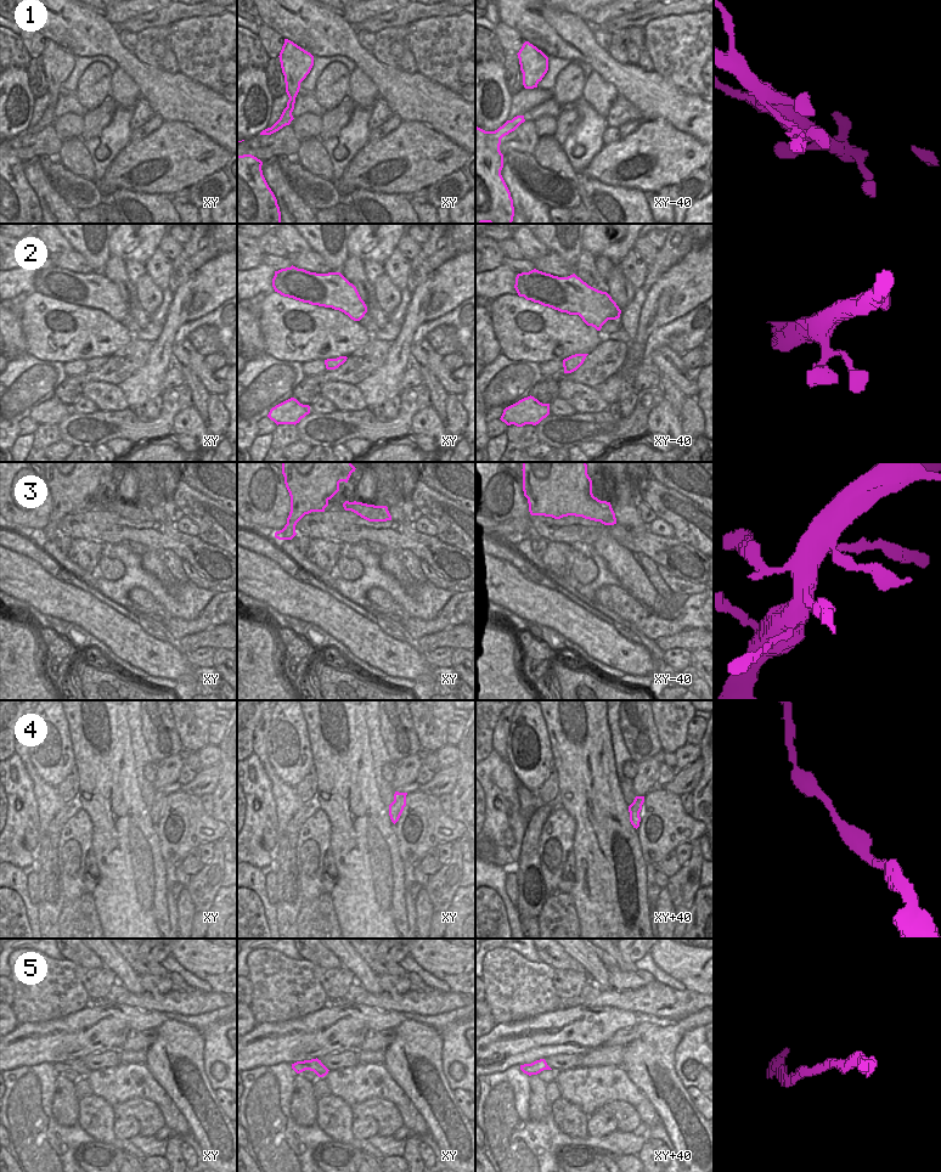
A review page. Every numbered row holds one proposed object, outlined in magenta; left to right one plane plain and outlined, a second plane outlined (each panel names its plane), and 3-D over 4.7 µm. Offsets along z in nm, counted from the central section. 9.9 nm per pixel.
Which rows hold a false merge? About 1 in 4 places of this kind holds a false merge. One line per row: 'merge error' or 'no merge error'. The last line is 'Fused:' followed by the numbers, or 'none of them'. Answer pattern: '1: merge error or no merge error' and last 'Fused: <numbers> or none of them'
1: no merge error
2: no merge error
3: no merge error
4: no merge error
5: no merge error
Fused: none of them

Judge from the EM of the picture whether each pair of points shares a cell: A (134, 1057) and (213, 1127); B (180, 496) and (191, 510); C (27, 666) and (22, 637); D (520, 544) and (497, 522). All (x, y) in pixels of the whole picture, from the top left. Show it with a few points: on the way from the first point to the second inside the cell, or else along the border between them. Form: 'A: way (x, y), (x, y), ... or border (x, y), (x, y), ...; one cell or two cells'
A: border (146, 1051), (144, 1063); two cells
B: way (184, 500), (190, 506); one cell
C: way (22, 659), (22, 644); one cell
D: border (530, 539), (518, 539), (513, 546); two cells

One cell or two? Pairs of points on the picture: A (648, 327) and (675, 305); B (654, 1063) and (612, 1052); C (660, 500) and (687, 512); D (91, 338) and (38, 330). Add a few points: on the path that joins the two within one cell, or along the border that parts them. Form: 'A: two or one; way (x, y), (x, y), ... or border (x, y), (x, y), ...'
A: one; way (654, 321), (669, 306)
B: two; border (626, 1046), (620, 1065)
C: one; way (666, 503), (681, 512)
D: one; way (78, 338), (56, 338), (51, 341)

